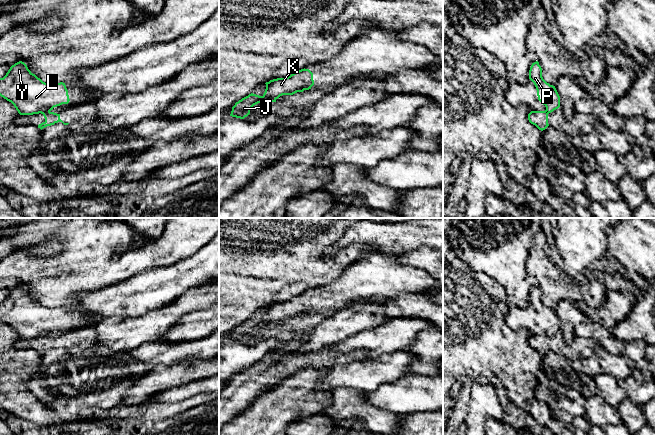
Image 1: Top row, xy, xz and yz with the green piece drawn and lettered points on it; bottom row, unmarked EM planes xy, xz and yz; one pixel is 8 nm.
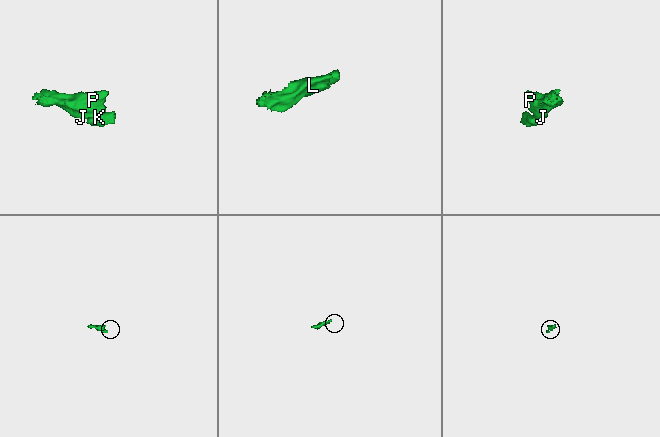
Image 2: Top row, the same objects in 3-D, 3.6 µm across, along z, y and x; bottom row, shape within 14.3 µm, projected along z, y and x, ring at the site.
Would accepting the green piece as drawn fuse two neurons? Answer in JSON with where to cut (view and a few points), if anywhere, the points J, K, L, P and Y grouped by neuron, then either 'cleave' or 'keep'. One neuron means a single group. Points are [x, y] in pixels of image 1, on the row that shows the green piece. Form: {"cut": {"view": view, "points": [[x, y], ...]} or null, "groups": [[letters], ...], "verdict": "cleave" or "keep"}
{"cut": {"view": "xz", "points": [[262, 96], [275, 100]]}, "groups": [["J", "L", "P", "Y"], ["K"]], "verdict": "cleave"}

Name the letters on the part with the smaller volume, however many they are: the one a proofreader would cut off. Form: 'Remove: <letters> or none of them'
Remove: K

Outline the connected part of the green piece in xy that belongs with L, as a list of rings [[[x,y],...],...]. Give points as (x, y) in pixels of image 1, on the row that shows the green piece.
[[[22,61],[0,78],[0,96],[11,102],[20,115],[50,112],[70,101],[65,83],[43,82]]]

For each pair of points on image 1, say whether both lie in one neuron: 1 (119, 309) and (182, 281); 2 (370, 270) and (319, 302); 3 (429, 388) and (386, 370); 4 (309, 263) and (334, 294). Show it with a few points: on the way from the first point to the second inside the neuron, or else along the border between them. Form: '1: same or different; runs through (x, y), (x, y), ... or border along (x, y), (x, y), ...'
1: same; runs through (135, 296), (166, 283)
2: same; runs through (357, 281), (332, 297)
3: different; border along (407, 374), (381, 386)
4: different; border along (344, 269), (333, 280), (316, 287)

